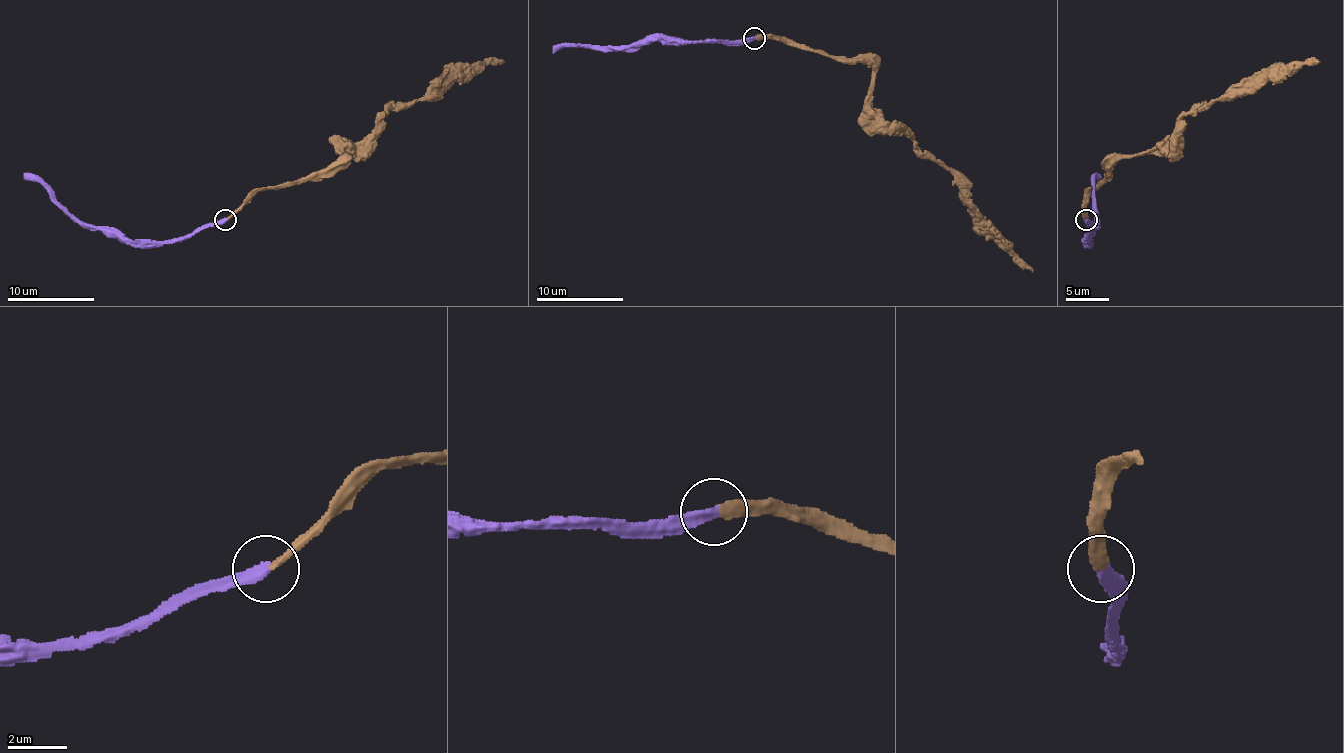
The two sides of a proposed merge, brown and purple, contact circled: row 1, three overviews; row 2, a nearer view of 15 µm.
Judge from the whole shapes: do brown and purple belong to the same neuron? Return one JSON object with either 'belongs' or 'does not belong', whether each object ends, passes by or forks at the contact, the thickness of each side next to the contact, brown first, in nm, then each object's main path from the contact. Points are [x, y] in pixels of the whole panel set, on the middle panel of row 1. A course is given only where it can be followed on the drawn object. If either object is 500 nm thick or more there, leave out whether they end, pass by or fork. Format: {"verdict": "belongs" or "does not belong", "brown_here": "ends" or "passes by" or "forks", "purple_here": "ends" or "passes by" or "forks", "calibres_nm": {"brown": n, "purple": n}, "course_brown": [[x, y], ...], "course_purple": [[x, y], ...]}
{"verdict": "belongs", "brown_here": "ends", "purple_here": "ends", "calibres_nm": {"brown": 300, "purple": 380}, "course_brown": [[755, 37], [776, 37], [789, 44], [863, 59], [872, 70], [872, 109], [954, 176], [969, 204], [1034, 271]], "course_purple": [[755, 37], [735, 41], [566, 46], [553, 50]]}

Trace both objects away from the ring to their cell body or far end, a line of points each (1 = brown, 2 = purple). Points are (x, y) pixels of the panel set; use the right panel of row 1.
1: (1085, 220), (1092, 190), (1118, 155), (1165, 149), (1196, 108), (1252, 95), (1300, 64), (1319, 62)
2: (1085, 220), (1089, 225), (1089, 242), (1094, 229), (1094, 181), (1098, 173)

